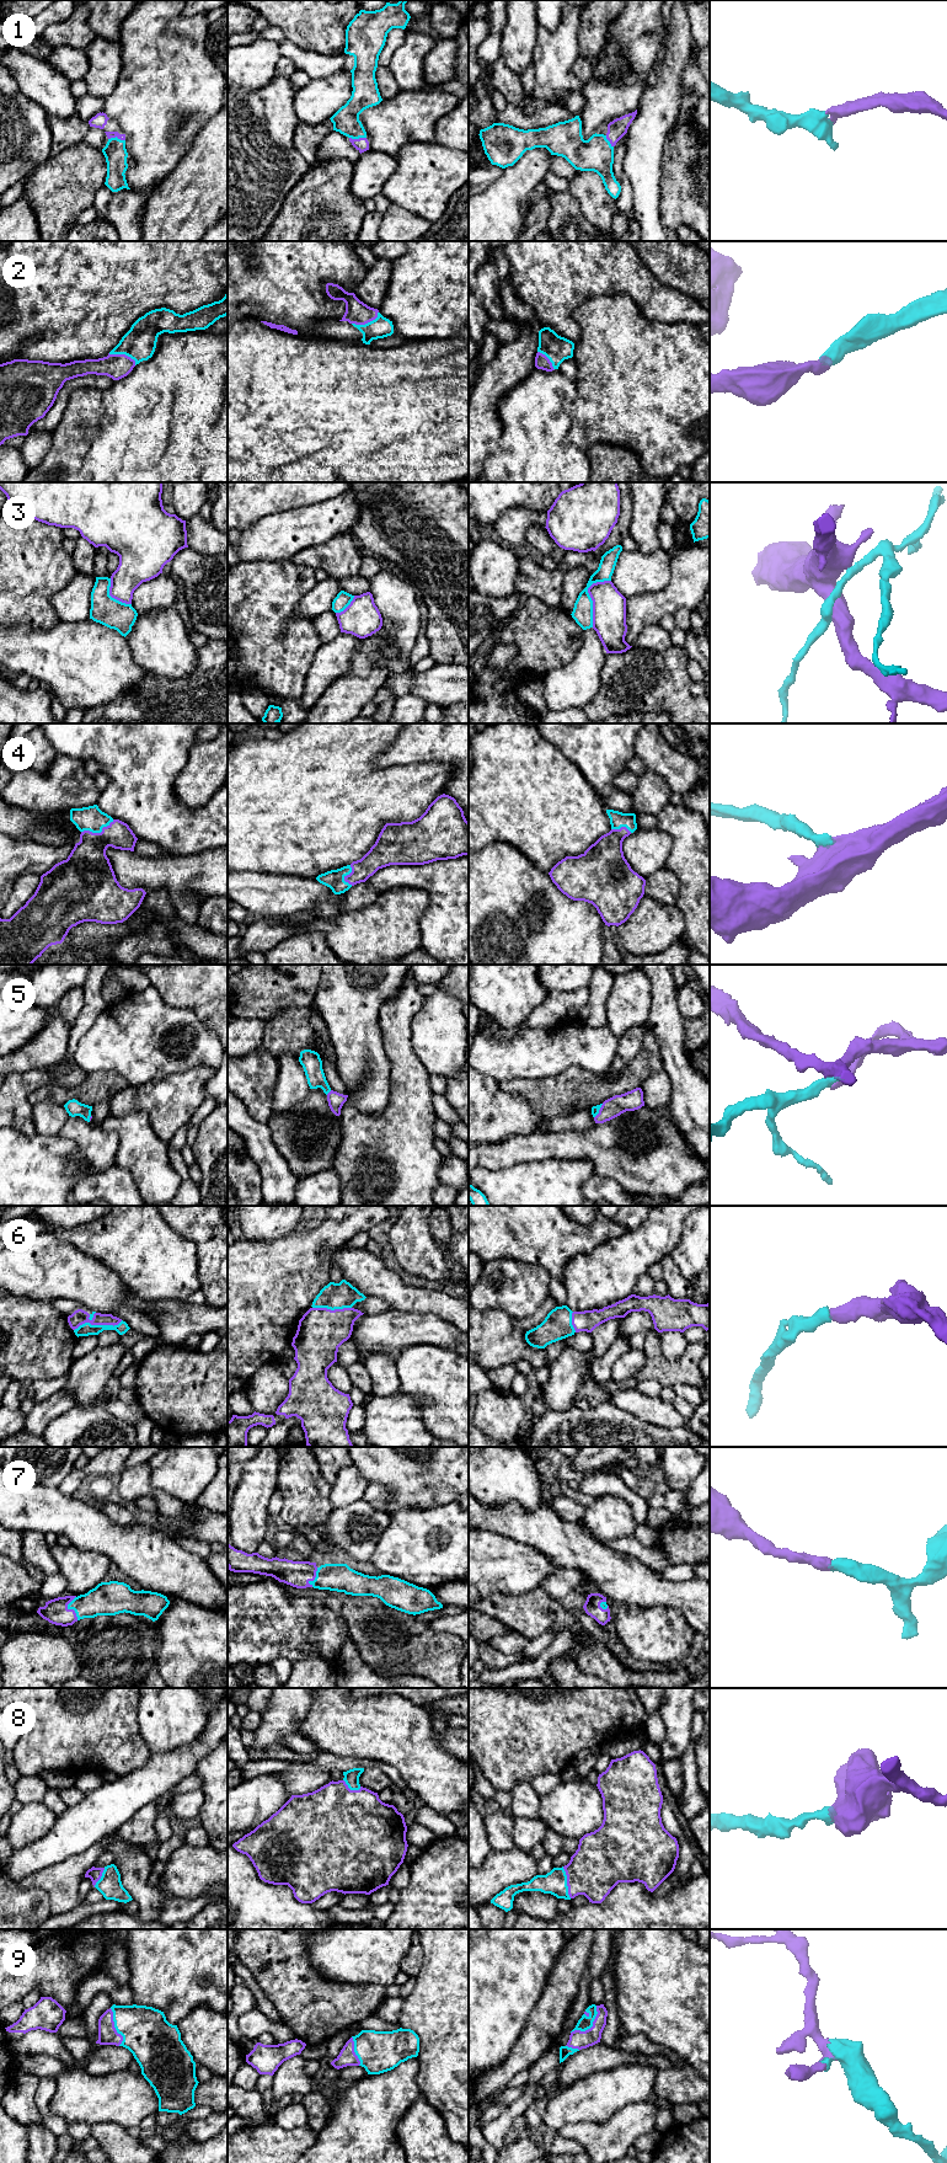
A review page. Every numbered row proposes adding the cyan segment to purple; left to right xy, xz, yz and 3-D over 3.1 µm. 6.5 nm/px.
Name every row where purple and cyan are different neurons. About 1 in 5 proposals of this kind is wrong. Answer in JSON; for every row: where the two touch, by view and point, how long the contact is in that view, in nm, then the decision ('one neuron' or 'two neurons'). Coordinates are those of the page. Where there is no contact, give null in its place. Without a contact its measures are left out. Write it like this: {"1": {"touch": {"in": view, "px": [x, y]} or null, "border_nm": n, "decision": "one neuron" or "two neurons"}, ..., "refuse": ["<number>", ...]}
{"1": {"touch": {"in": "xy", "px": [117, 137]}, "border_nm": 110, "decision": "one neuron"}, "2": {"touch": {"in": "xy", "px": [123, 354]}, "border_nm": 200, "decision": "one neuron"}, "3": {"touch": {"in": "yz", "px": [590, 597]}, "border_nm": 340, "decision": "two neurons"}, "4": {"touch": {"in": "xy", "px": [97, 833]}, "border_nm": 240, "decision": "one neuron"}, "5": {"touch": {"in": "xz", "px": [330, 1091]}, "border_nm": 50, "decision": "one neuron"}, "6": {"touch": {"in": "xy", "px": [97, 1324]}, "border_nm": 320, "decision": "one neuron"}, "7": {"touch": {"in": "xy", "px": [70, 1609]}, "border_nm": 160, "decision": "one neuron"}, "8": {"touch": {"in": "yz", "px": [567, 1883]}, "border_nm": 220, "decision": "one neuron"}, "9": {"touch": {"in": "yz", "px": [592, 2027]}, "border_nm": 260, "decision": "one neuron"}, "refuse": ["3"]}

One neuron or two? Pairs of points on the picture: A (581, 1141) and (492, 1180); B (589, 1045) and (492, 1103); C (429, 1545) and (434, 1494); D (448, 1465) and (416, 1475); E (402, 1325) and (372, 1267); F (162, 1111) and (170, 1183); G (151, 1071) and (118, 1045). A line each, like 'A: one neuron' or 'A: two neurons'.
A: two neurons
B: two neurons
C: two neurons
D: one neuron
E: two neurons
F: two neurons
G: one neuron

